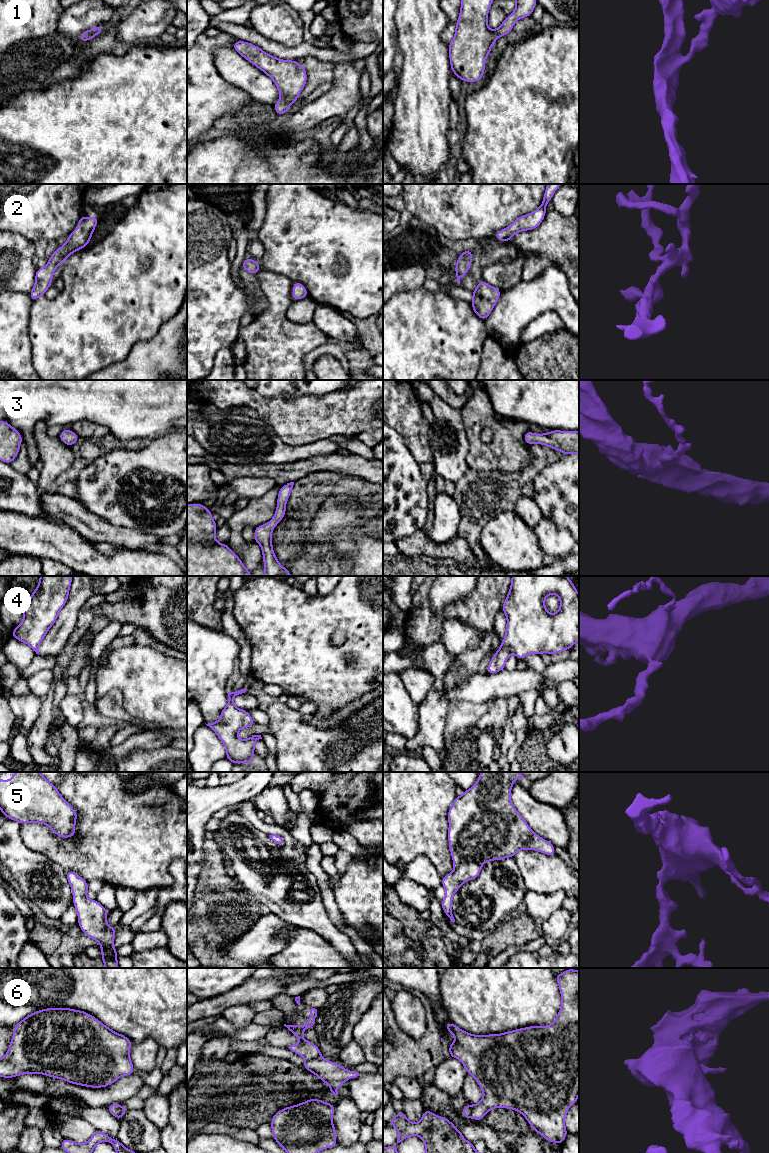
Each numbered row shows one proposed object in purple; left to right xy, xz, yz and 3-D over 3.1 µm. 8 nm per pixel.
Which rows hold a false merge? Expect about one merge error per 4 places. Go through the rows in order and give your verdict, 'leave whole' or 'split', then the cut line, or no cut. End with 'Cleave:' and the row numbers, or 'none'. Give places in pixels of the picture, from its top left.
1: leave whole; no cut
2: leave whole; no cut
3: split; cut in xz along (270, 528), (258, 541), (259, 544)
4: split; cut in yz along (500, 646), (506, 646), (512, 652)
5: leave whole; no cut
6: split; cut in xz along (320, 1055), (306, 1061)
Cleave: 3, 4, 6

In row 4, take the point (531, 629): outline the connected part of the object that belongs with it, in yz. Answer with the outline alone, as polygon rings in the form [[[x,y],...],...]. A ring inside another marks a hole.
[[[512,576],[509,593],[506,596],[502,611],[507,618],[505,637],[500,647],[508,647],[518,659],[529,654],[558,654],[571,649],[579,641],[579,593],[567,576]],[[555,594],[561,605],[555,614],[550,614],[545,607],[545,598]]]

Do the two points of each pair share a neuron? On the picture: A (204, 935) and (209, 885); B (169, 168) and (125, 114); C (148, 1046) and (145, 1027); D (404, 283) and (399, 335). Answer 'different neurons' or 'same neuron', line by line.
A: same neuron
B: same neuron
C: different neurons
D: different neurons

